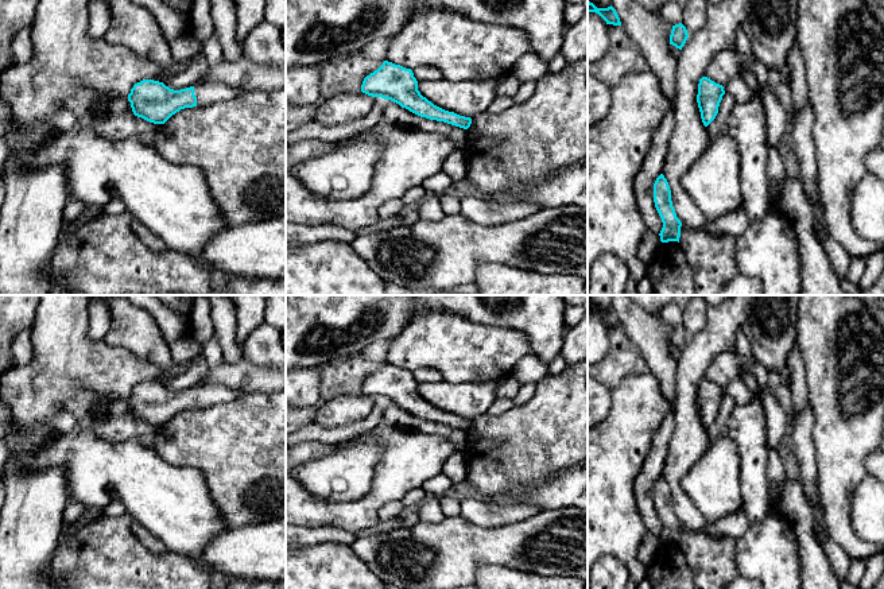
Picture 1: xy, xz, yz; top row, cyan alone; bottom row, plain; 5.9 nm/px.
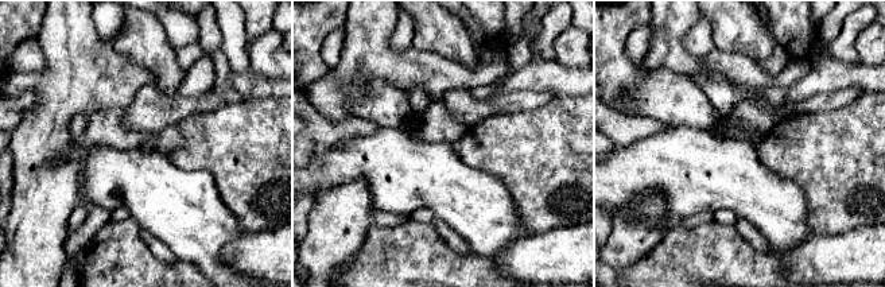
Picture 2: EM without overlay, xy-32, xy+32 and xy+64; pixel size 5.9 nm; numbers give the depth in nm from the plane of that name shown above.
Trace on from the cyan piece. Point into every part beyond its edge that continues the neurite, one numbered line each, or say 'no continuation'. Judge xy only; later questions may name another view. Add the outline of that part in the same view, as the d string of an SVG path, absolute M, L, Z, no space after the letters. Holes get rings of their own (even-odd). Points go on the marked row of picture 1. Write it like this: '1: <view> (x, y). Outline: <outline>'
1: xy (206, 93). Outline: M199 82L194 85L197 106L206 106L214 102L230 100L240 94L240 89L224 82Z

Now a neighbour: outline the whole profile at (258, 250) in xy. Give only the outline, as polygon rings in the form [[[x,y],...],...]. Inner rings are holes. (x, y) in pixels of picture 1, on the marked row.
[[[286,214],[229,225],[209,240],[201,261],[228,276],[286,279]]]

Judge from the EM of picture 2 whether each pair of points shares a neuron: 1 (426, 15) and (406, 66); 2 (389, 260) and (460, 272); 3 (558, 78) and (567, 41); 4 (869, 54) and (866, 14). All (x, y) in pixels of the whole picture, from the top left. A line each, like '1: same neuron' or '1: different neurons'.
1: different neurons
2: same neuron
3: different neurons
4: different neurons

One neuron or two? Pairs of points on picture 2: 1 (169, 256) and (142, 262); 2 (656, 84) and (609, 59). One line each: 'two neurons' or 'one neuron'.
1: two neurons
2: one neuron

